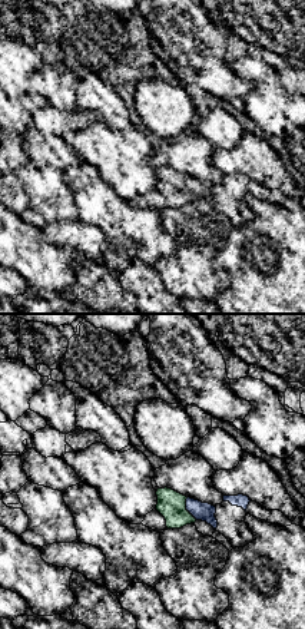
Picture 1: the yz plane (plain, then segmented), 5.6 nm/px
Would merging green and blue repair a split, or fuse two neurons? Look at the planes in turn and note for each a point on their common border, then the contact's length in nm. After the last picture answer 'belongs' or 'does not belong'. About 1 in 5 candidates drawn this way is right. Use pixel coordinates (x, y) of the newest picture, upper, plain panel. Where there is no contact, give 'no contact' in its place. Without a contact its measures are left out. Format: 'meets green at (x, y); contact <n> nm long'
meets green at (185, 188); contact 140 nm long

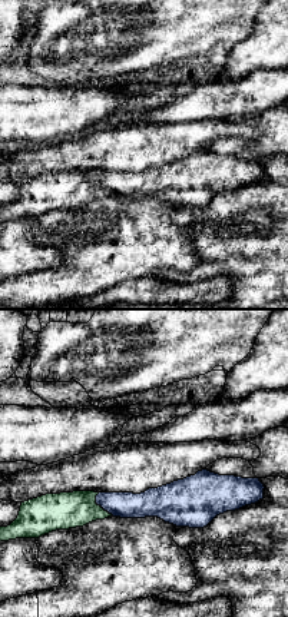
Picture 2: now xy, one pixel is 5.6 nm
meets green at (99, 185); contact 150 nm long

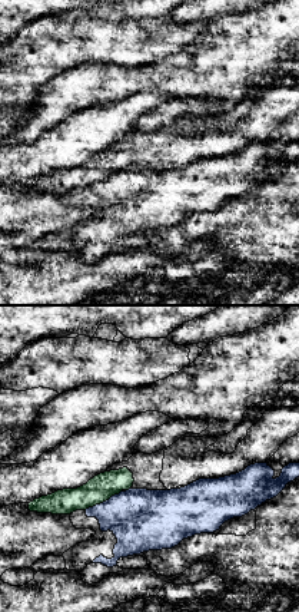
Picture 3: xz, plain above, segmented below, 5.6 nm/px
meets green at (102, 181); contact 240 nm long

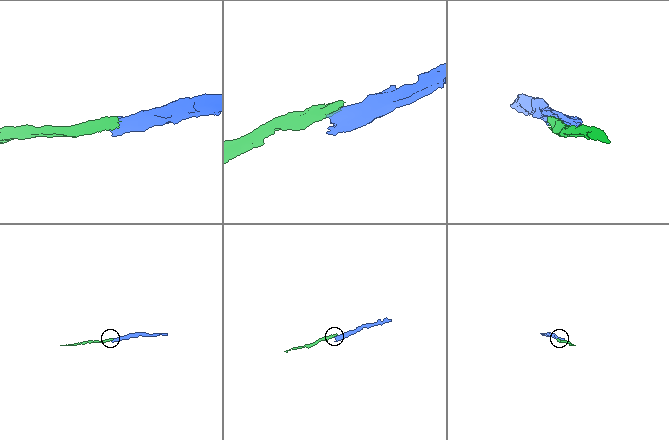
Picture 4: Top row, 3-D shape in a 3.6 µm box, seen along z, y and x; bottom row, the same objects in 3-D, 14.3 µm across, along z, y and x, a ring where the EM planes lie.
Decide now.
does not belong

